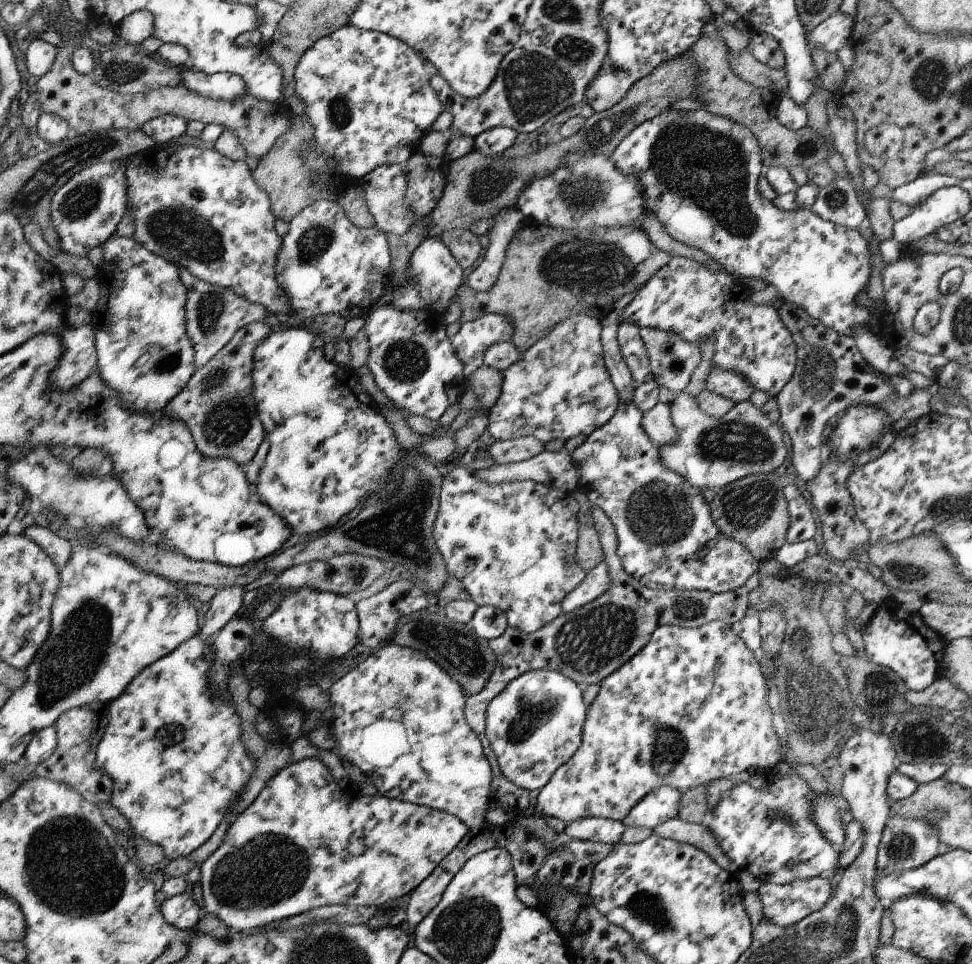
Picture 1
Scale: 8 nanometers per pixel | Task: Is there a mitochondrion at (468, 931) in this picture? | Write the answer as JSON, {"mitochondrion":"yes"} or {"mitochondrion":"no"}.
{"mitochondrion":"yes"}

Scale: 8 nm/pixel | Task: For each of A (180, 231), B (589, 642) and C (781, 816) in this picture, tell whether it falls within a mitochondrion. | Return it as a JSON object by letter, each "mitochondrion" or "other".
{"A":"mitochondrion","B":"mitochondrion","C":"mitochondrion"}

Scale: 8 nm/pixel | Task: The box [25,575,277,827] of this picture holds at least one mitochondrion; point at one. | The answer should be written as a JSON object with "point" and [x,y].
{"point":[79,651]}

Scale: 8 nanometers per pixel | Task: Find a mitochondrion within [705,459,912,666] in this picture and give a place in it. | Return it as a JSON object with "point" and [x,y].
{"point":[748,506]}

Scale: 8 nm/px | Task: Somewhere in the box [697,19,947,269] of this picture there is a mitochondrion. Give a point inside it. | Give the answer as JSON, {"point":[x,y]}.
{"point":[805,149]}

